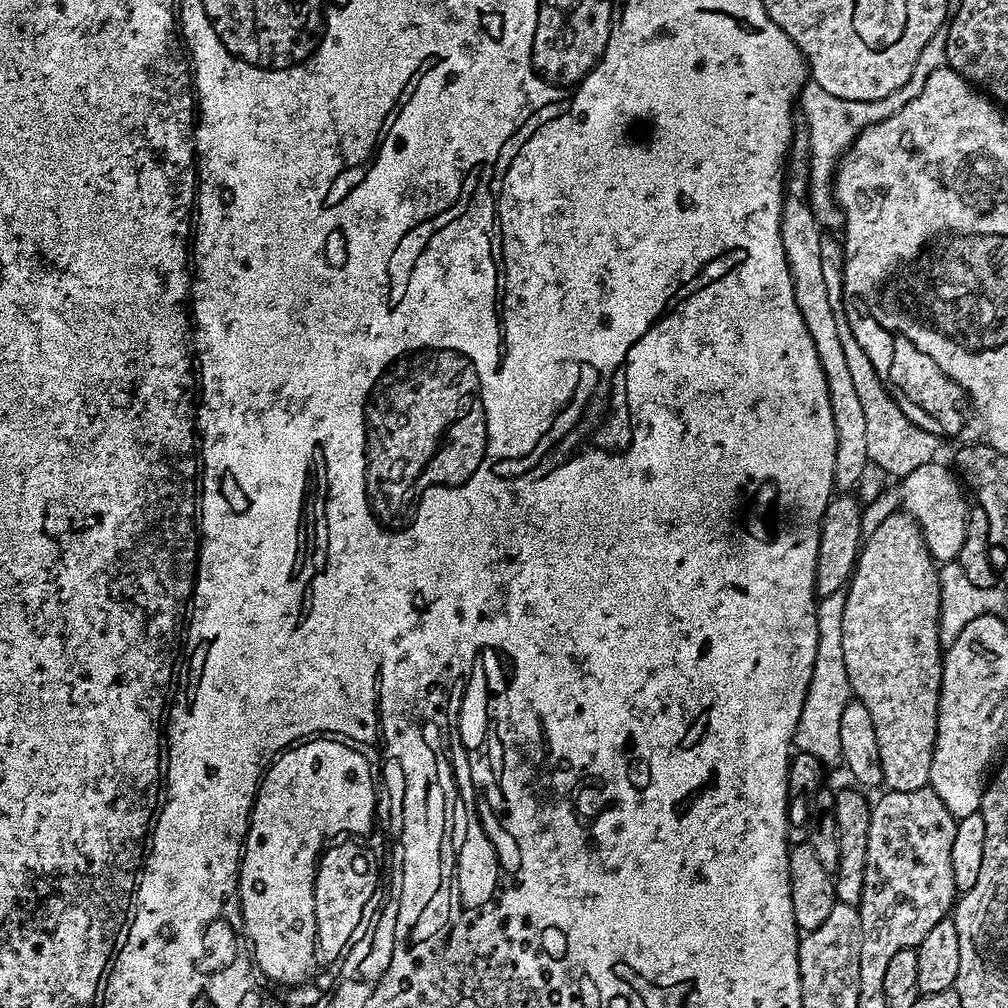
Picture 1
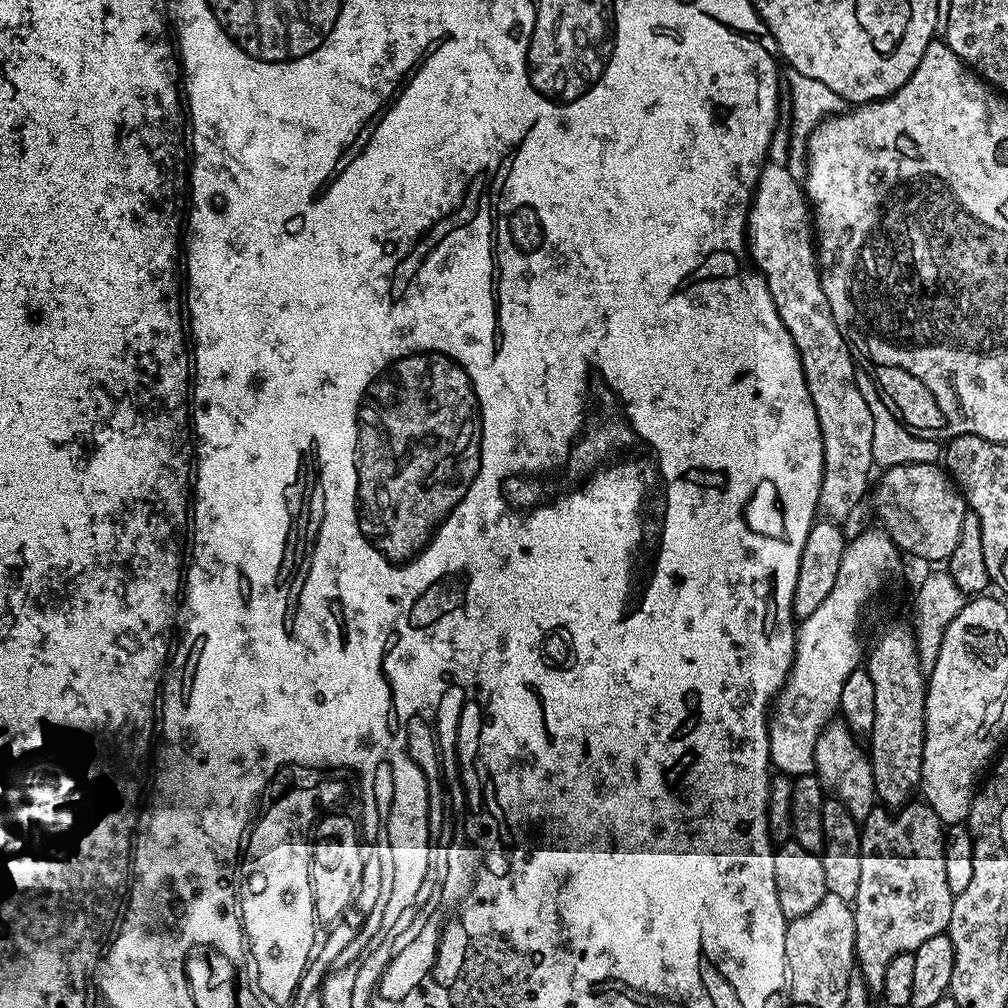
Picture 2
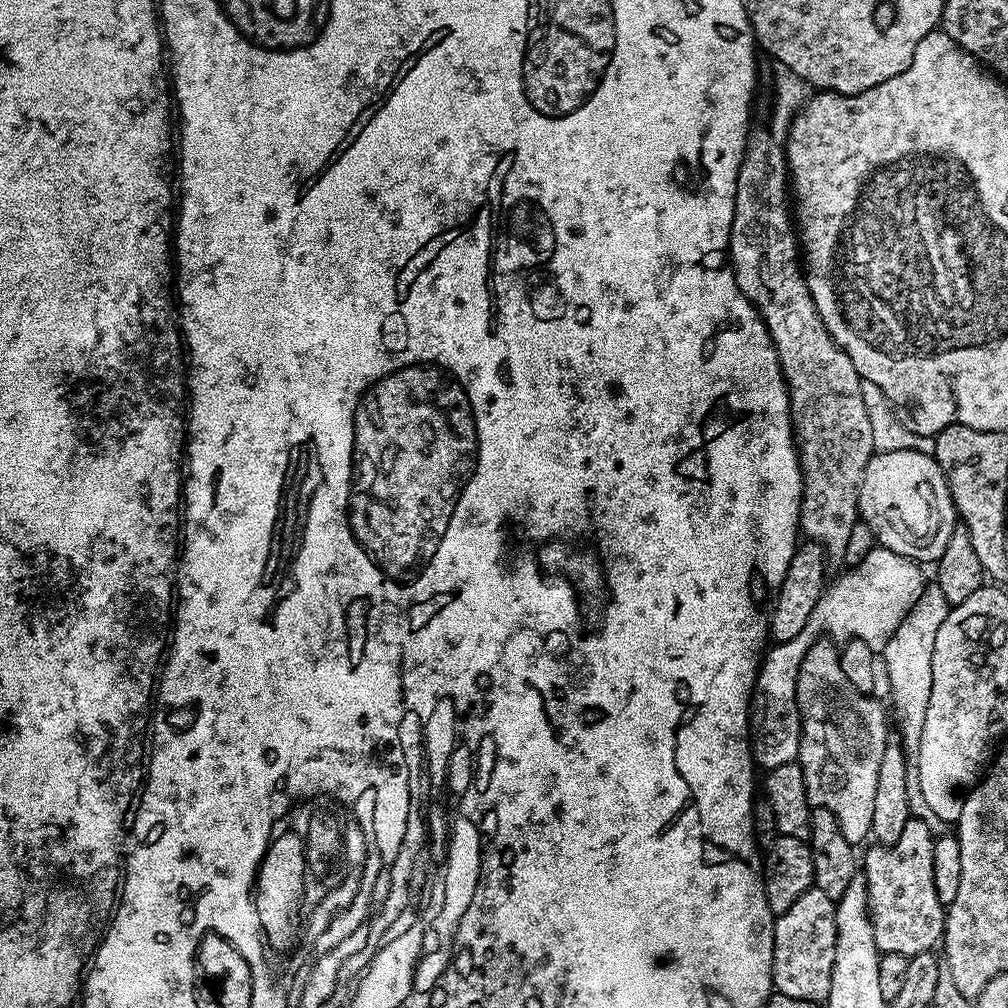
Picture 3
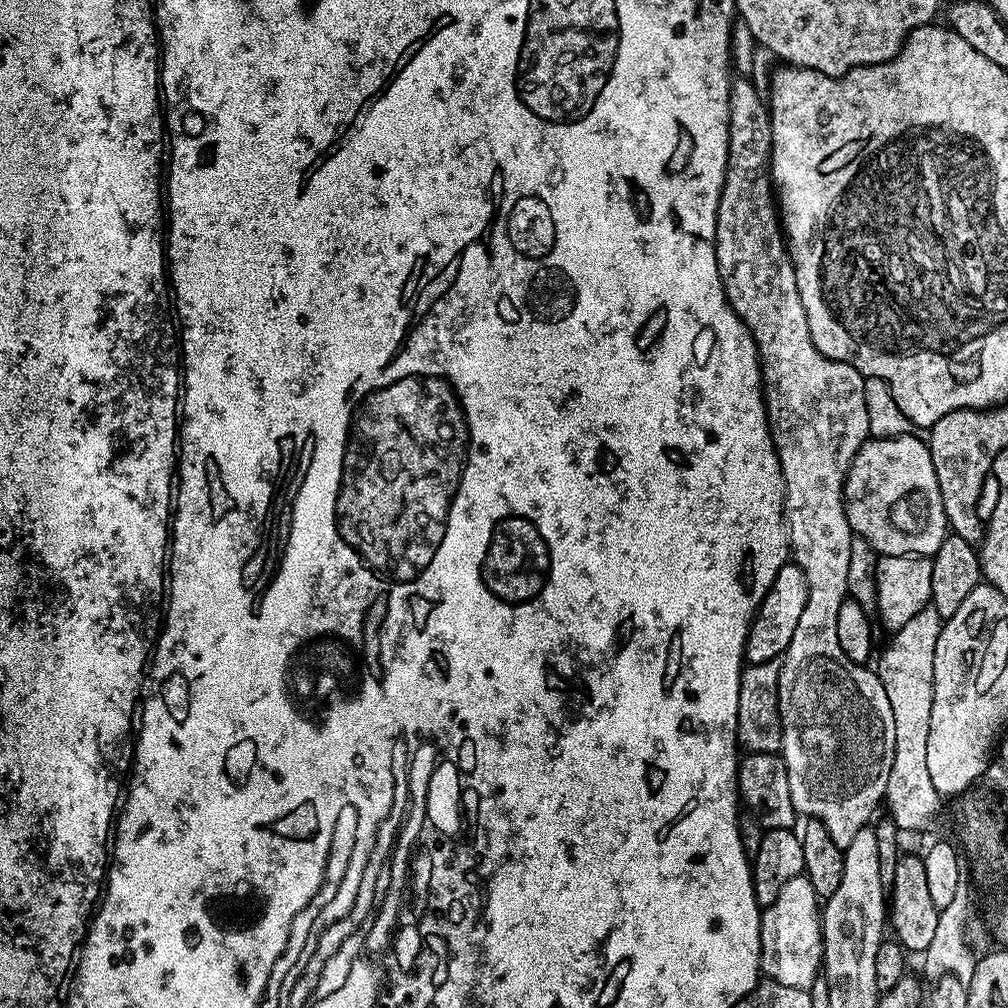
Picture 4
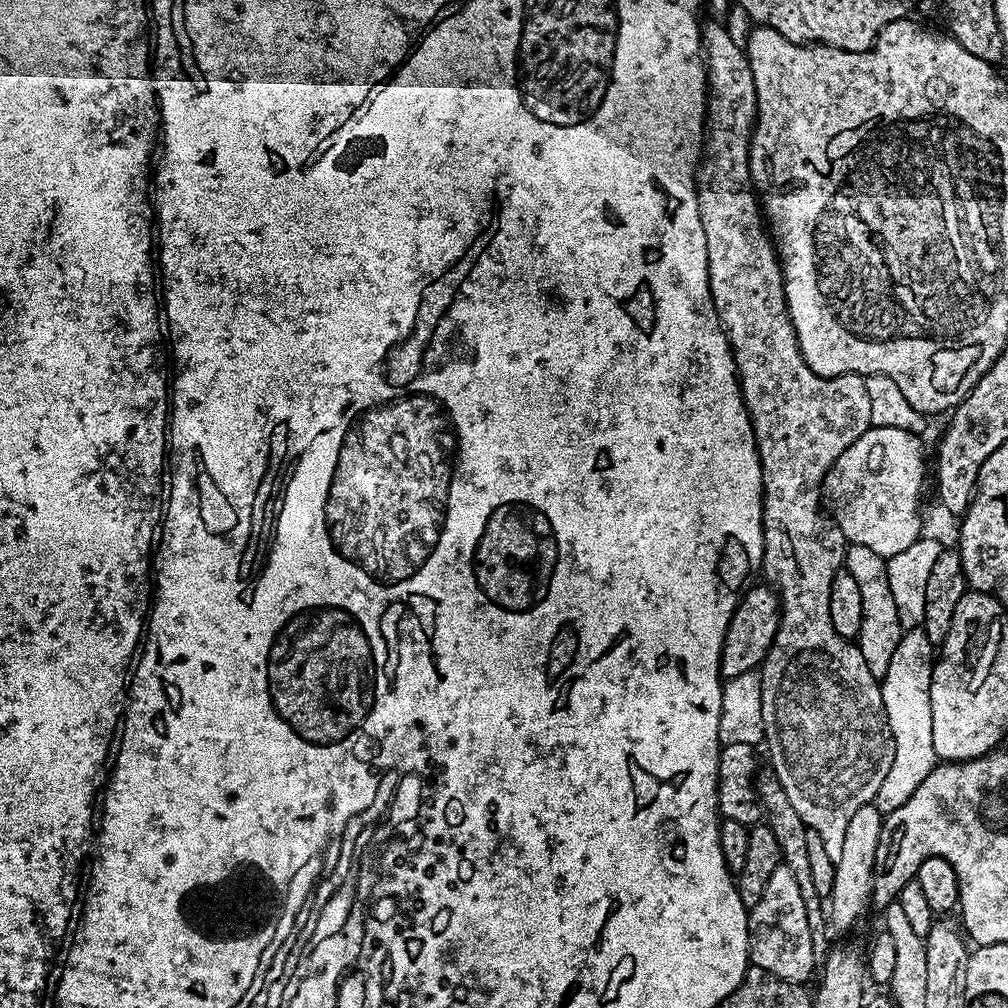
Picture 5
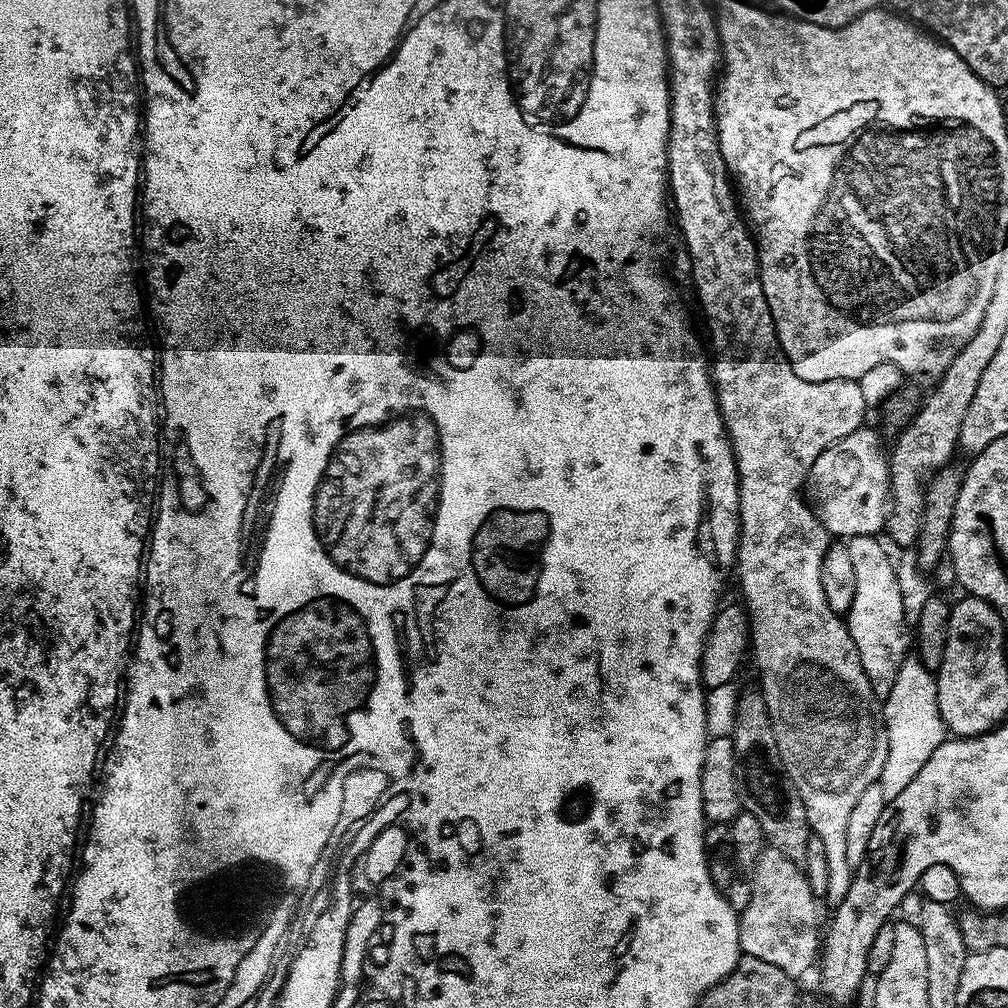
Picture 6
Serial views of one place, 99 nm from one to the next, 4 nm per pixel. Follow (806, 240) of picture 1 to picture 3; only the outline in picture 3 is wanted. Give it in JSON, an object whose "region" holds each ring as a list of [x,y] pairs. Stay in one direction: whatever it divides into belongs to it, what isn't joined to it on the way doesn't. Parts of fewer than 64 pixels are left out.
{"region":[[[764,130],[762,132],[753,131],[748,137],[748,146],[744,150],[742,166],[738,170],[738,182],[736,183],[736,193],[734,194],[734,222],[730,230],[726,256],[727,259],[732,259],[730,267],[732,273],[736,276],[738,290],[742,290],[744,297],[760,311],[760,317],[764,320],[766,330],[770,334],[772,344],[776,348],[776,353],[780,359],[780,369],[784,375],[784,380],[788,384],[788,401],[792,404],[792,435],[796,442],[796,450],[800,453],[800,473],[804,479],[804,497],[800,500],[799,531],[803,535],[805,532],[808,535],[805,537],[809,541],[821,544],[829,557],[837,556],[837,558],[843,558],[846,554],[846,542],[850,542],[850,530],[854,530],[854,526],[858,523],[858,494],[860,493],[862,474],[874,454],[873,431],[870,428],[869,415],[863,402],[861,379],[858,370],[854,366],[854,362],[836,345],[834,338],[826,330],[826,326],[814,306],[814,298],[810,294],[808,281],[805,273],[802,271],[802,260],[798,255],[798,236],[794,231],[794,216],[790,211],[790,177],[785,149],[781,145],[776,144],[769,136],[769,133]]]}

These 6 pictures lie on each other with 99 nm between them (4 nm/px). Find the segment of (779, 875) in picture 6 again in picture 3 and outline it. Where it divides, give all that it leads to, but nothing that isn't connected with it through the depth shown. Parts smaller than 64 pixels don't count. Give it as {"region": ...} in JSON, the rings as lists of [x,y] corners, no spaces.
{"region":[[[815,886],[806,890],[786,914],[775,917],[772,986],[779,995],[813,1002],[827,1001],[834,970],[836,945],[836,901],[826,898]]]}

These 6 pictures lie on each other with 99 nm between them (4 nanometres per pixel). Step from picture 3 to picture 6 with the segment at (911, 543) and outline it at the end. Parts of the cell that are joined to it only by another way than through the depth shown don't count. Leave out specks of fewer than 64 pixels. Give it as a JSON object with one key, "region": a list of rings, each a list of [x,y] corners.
{"region":[[[862,426],[822,450],[808,475],[806,499],[829,537],[876,536],[885,531],[888,523],[888,456],[880,449],[879,434],[868,427]]]}

